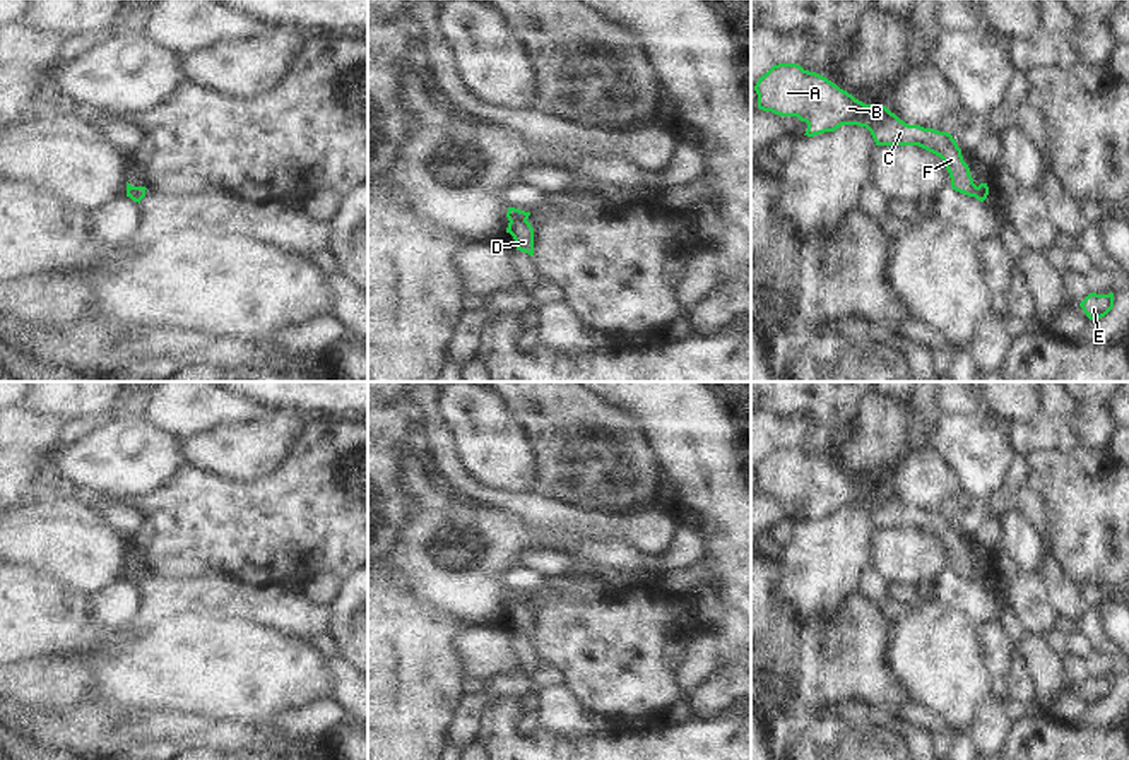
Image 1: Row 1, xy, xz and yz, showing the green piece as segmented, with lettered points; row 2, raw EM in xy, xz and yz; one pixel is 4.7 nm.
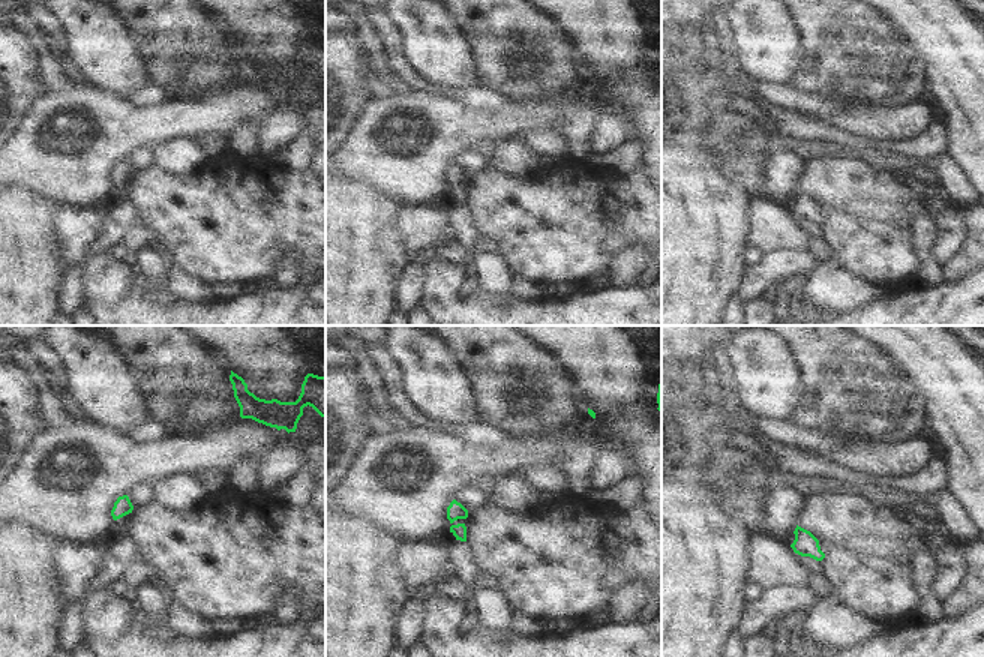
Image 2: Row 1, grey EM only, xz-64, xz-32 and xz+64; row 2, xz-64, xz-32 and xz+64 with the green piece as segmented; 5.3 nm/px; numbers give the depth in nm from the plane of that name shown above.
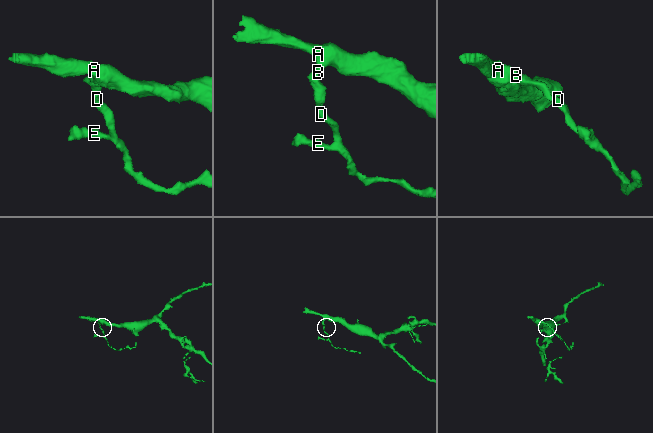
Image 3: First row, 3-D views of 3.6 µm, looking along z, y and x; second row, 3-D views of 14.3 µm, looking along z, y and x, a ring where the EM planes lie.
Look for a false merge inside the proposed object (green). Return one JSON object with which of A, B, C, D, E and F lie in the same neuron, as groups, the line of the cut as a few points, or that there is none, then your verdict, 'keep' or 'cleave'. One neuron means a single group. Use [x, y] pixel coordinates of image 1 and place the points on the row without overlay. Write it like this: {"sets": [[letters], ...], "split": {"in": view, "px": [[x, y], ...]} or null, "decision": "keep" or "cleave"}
{"sets": [["A", "B", "C", "D", "E", "F"]], "split": null, "decision": "keep"}

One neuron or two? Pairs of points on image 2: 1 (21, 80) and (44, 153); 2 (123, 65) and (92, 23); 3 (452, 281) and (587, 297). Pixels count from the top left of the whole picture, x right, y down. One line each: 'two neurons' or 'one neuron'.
1: two neurons
2: one neuron
3: one neuron

